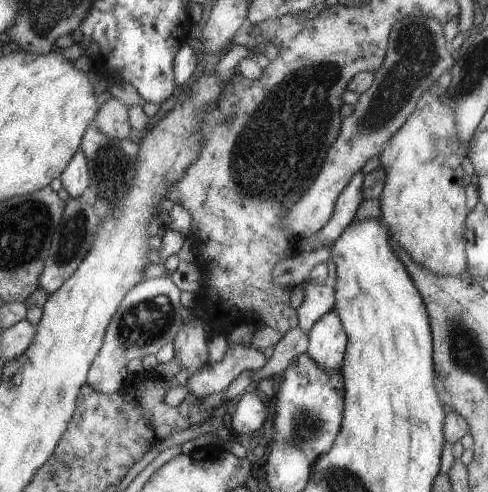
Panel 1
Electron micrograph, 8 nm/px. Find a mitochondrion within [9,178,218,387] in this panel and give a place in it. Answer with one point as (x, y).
(149, 321)

